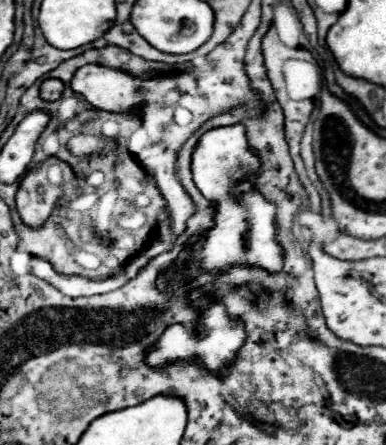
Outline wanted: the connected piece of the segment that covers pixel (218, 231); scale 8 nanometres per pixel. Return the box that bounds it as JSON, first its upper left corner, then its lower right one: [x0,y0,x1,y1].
[155,123,285,293]

